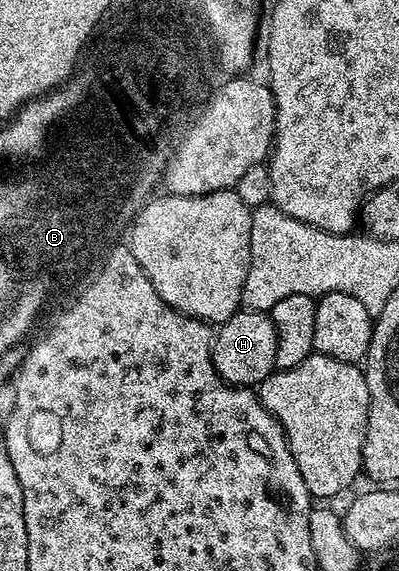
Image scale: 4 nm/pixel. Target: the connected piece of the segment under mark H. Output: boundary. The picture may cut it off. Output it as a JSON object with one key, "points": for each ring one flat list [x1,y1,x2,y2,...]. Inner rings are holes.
{"points":[[236,310,227,321,216,327,213,339,213,367,217,369,218,376,230,386,243,386,246,388,260,387,263,380,272,374,275,369,275,352,277,351,277,333,275,324,269,319,268,313,259,310]]}

